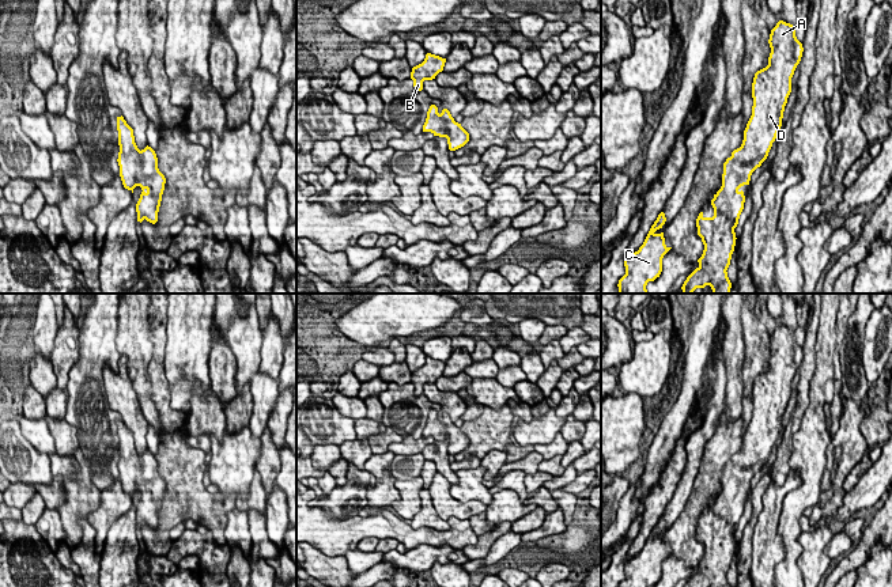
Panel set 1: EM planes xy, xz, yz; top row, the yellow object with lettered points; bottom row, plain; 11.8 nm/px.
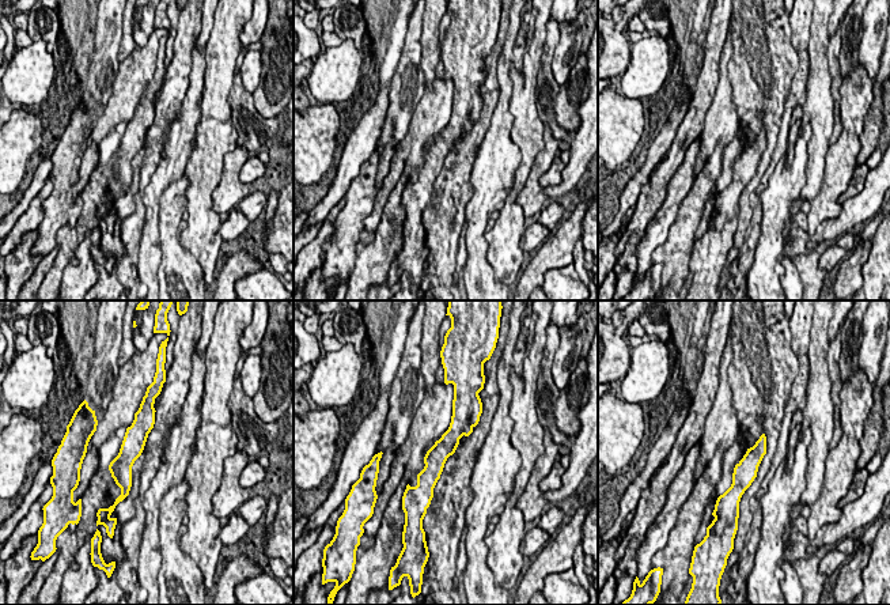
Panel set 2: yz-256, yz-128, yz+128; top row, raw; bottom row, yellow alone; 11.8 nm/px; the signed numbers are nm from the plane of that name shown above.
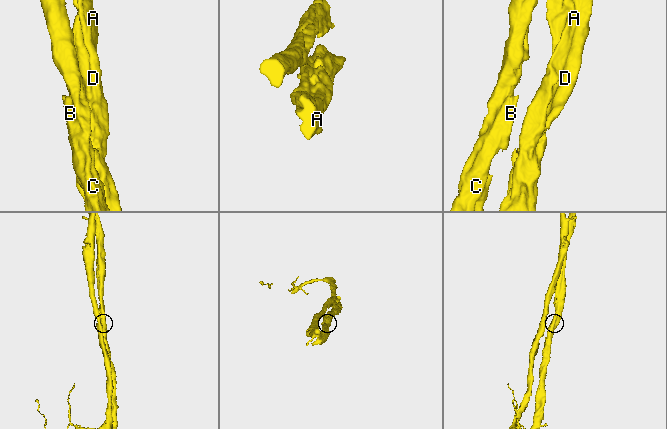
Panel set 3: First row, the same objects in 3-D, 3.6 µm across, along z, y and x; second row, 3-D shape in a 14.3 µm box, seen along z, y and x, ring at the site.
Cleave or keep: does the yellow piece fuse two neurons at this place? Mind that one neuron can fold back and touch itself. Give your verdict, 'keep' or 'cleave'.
cleave

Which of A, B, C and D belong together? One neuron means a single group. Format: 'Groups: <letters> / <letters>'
Groups: A D / B C

